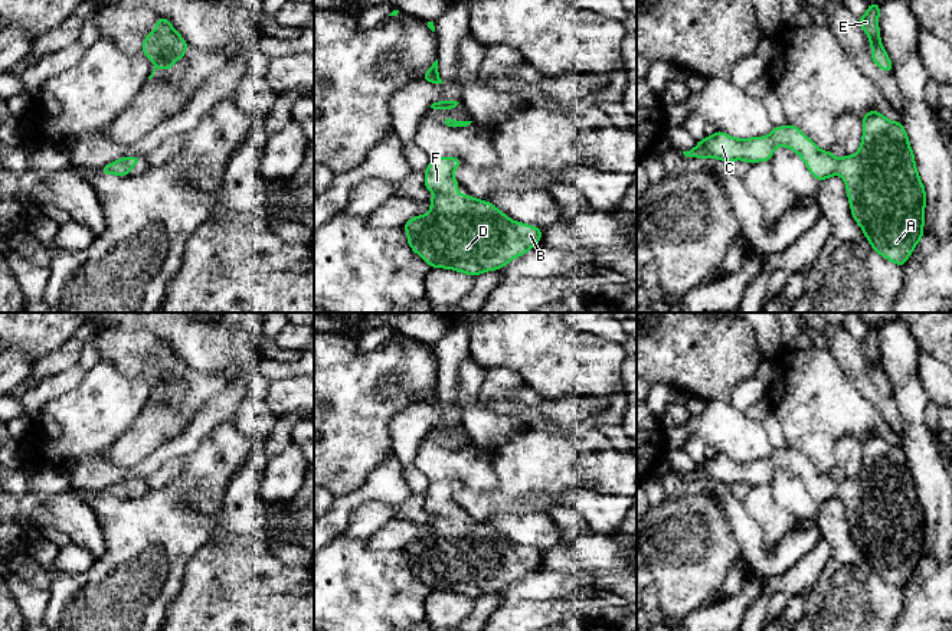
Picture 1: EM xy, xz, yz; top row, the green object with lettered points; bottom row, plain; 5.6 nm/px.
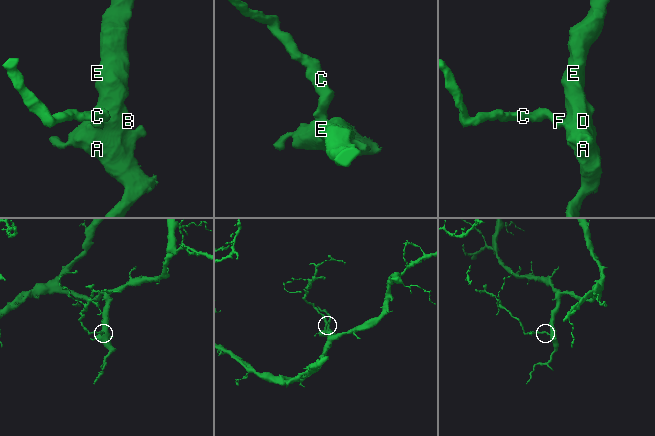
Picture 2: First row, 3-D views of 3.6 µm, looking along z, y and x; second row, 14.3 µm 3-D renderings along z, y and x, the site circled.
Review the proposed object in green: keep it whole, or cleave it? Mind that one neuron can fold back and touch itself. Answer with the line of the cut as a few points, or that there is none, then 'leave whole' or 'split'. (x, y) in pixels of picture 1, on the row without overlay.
cut none; leave whole

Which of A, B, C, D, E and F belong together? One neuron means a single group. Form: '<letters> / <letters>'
A B C D E F

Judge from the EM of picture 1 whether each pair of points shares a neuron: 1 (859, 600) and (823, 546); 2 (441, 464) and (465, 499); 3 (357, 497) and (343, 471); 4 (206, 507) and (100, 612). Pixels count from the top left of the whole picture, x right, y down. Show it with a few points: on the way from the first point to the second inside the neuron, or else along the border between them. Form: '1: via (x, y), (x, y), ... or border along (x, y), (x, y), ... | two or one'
1: border along (823, 538), (830, 546), (831, 556), (814, 587) | two
2: border along (496, 477), (496, 484), (490, 490), (463, 484) | two
3: border along (376, 466), (359, 487), (336, 497) | two
4: border along (200, 496), (195, 506), (216, 522) | two

